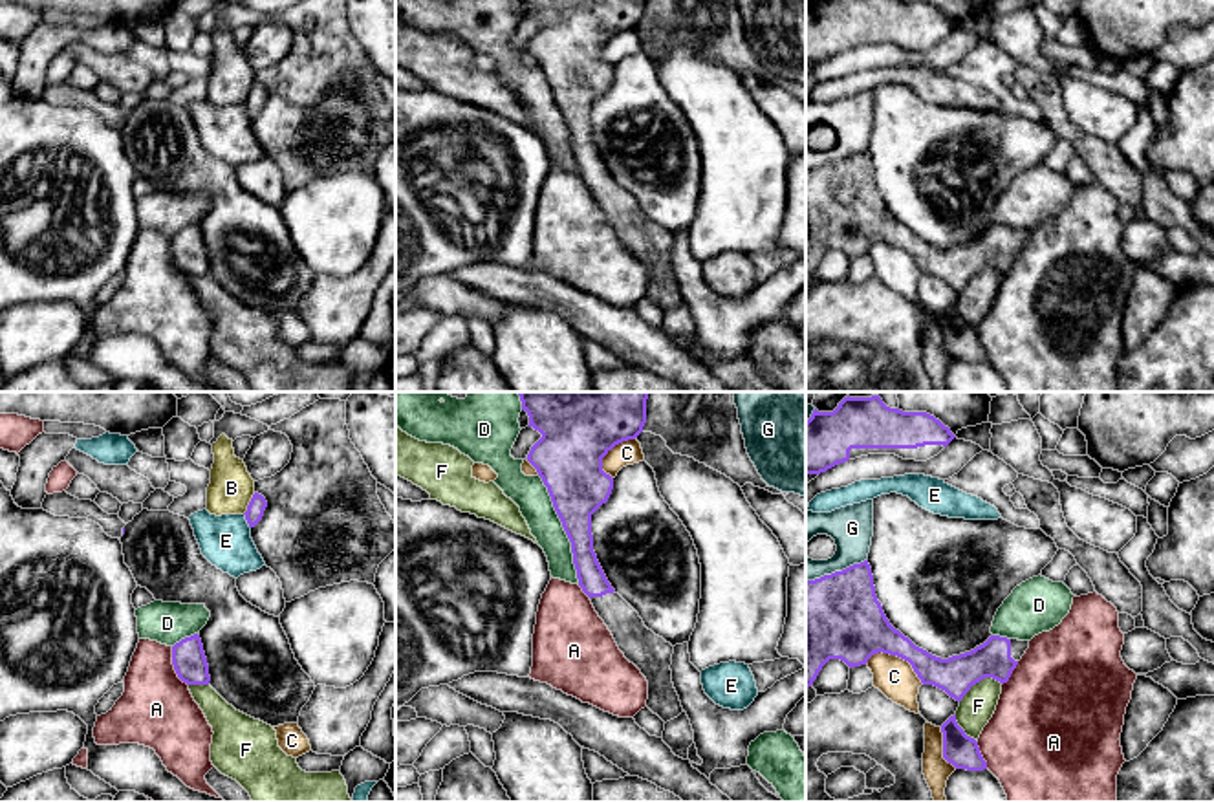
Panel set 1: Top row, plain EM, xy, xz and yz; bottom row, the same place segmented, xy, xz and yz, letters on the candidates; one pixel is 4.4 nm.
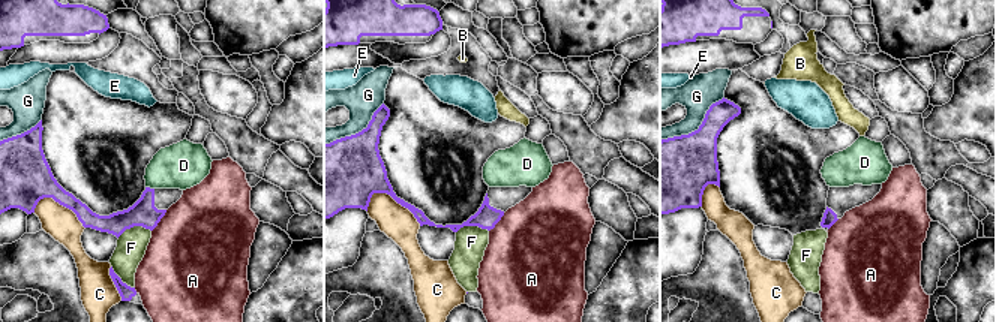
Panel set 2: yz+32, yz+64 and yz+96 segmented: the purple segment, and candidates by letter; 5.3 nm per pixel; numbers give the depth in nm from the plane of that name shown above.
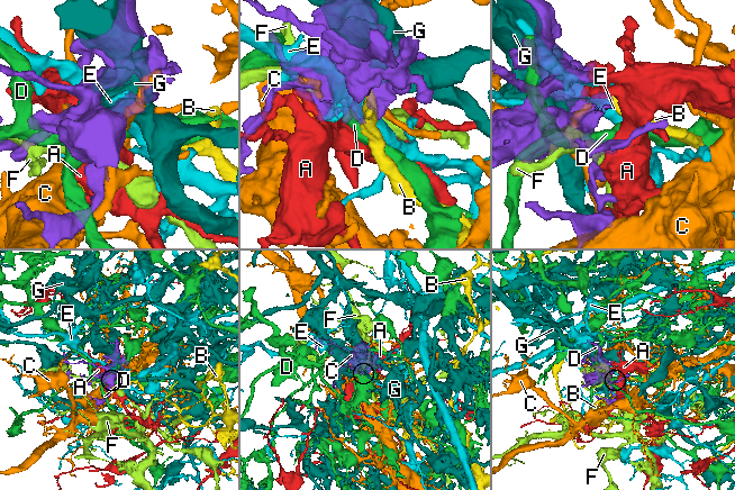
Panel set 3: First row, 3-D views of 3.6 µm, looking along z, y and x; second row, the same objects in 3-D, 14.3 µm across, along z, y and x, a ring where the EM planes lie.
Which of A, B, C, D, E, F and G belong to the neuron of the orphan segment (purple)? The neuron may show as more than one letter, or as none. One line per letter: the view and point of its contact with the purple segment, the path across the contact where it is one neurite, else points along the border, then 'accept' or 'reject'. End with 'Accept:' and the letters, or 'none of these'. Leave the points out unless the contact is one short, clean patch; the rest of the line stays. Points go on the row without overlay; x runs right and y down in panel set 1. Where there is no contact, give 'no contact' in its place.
A: meets purple in xy at (174, 257); reject
B: meets purple in xy at (249, 94); border along xy (255, 83), (242, 103); reject
C: meets purple in yz at (898, 246); reject
D: meets purple in xz at (564, 119); reject
E: meets purple in xy at (246, 108); reject
F: meets purple in yz at (978, 271); reject
G: meets purple in yz at (835, 162); reject
Accept: none of these

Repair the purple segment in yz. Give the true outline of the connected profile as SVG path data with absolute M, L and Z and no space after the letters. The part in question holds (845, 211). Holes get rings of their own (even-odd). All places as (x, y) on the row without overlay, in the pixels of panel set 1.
M868 150L815 170L806 170L806 278L813 275L829 249L840 249L853 258L866 255L873 244L883 242L908 251L923 275L934 275L956 291L961 291L970 276L985 267L992 267L1002 275L1007 273L1027 238L1029 231L991 225L974 240L948 249L928 244L886 209L875 185Z

